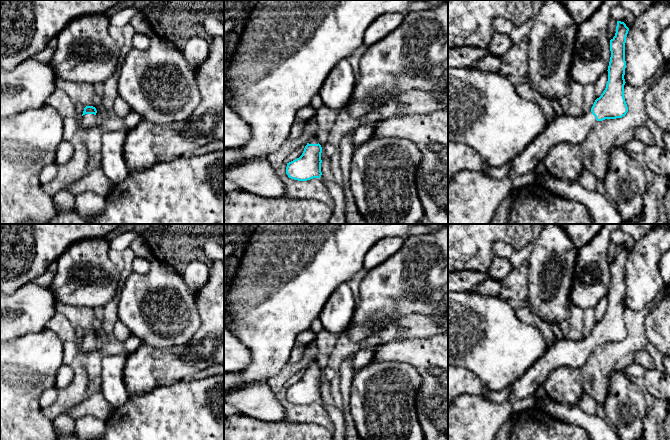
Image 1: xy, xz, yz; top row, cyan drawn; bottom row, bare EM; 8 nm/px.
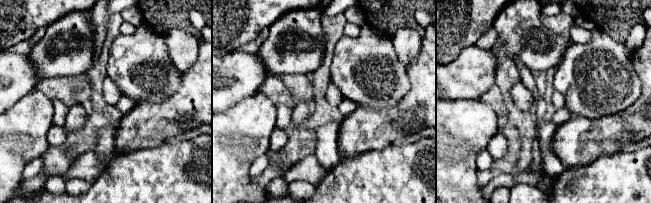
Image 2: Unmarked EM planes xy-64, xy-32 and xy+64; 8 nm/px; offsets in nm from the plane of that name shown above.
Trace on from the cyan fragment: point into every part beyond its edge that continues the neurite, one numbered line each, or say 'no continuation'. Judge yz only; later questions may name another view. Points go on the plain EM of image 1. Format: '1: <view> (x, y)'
1: yz (470, 417)

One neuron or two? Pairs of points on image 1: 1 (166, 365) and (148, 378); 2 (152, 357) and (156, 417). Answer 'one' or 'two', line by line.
1: one
2: two

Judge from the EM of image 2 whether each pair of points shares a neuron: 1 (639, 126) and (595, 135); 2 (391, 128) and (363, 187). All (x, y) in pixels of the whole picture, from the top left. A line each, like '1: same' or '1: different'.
1: same
2: different

